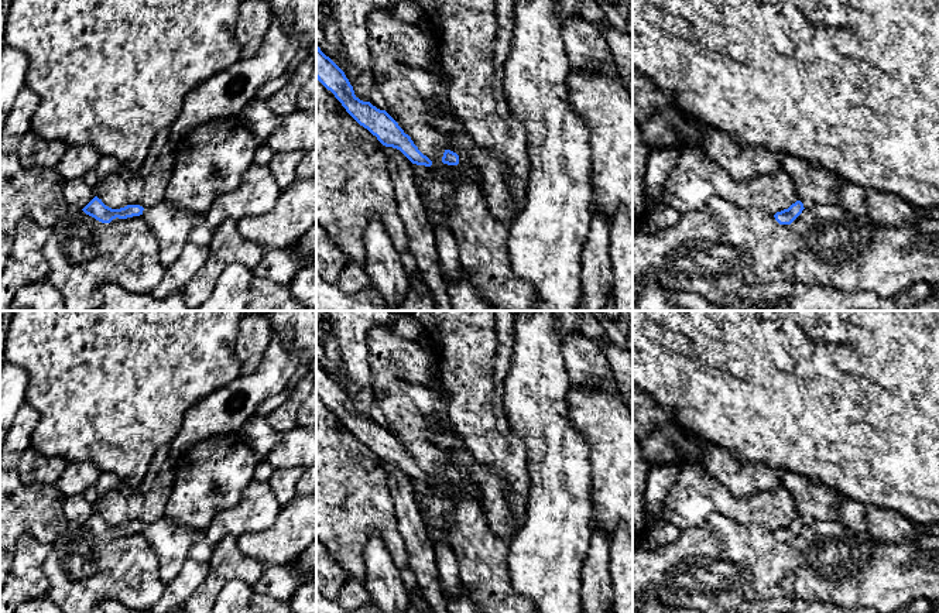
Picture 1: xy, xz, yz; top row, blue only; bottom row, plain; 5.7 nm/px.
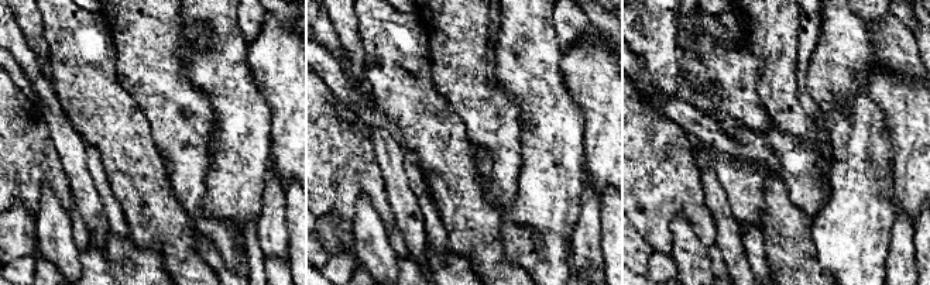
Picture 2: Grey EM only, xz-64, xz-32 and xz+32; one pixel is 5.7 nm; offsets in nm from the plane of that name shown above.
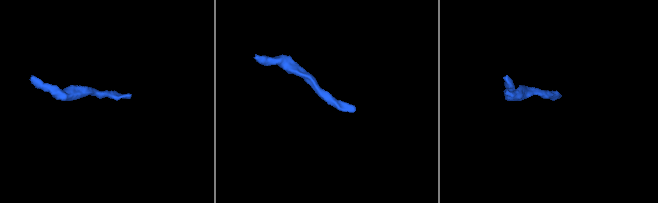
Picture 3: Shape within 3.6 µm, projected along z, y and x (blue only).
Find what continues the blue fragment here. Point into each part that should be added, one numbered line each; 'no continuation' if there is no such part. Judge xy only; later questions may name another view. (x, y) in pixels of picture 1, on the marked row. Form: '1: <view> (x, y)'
1: xy (171, 226)

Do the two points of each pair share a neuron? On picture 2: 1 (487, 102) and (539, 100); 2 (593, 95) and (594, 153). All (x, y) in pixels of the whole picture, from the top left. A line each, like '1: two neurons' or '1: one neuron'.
1: two neurons
2: one neuron

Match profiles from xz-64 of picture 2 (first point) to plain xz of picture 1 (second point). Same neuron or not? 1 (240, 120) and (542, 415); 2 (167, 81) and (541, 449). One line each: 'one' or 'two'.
1: one
2: two

